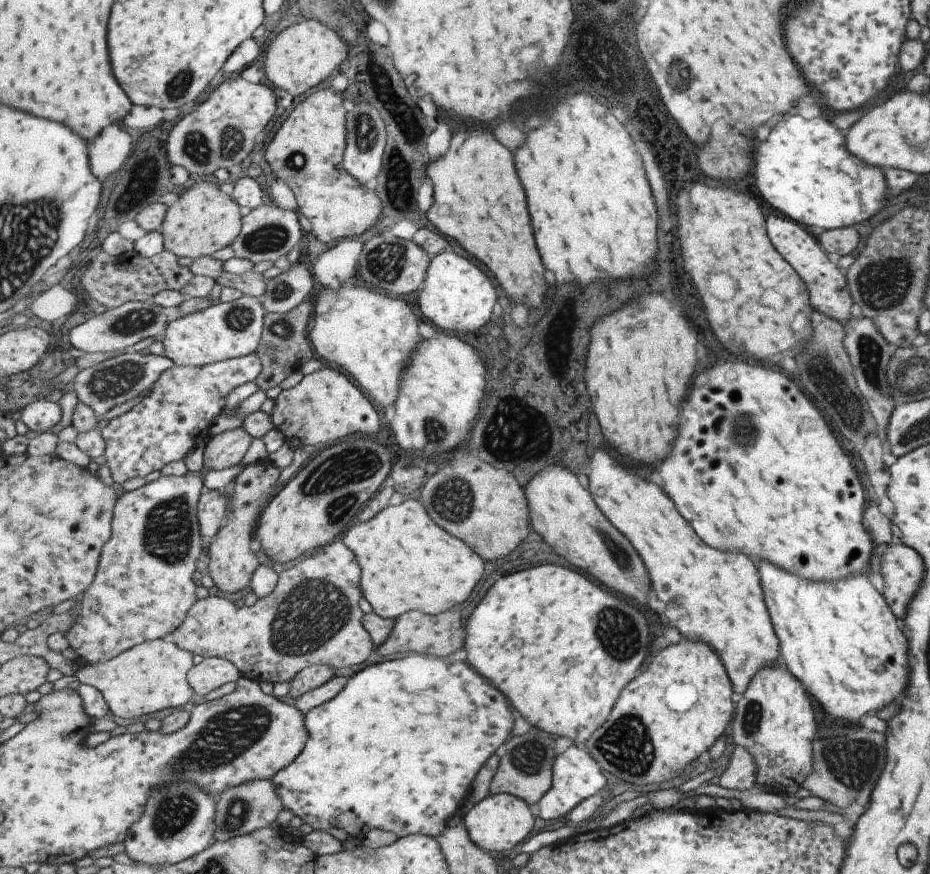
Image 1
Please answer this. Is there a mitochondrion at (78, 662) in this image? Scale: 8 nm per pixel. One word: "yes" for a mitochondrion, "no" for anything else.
no

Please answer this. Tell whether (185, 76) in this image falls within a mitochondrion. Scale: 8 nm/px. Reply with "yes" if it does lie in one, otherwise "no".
yes

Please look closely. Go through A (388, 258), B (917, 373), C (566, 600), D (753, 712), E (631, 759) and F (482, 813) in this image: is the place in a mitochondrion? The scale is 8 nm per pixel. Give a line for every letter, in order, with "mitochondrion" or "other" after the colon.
A: mitochondrion
B: mitochondrion
C: other
D: mitochondrion
E: mitochondrion
F: other

